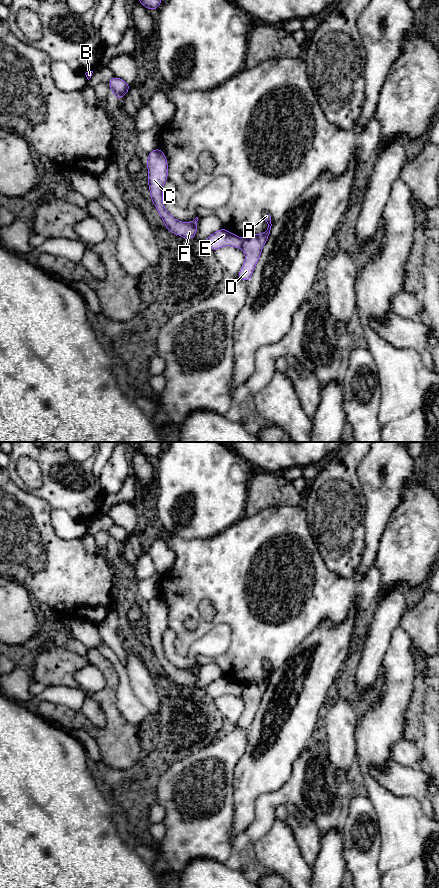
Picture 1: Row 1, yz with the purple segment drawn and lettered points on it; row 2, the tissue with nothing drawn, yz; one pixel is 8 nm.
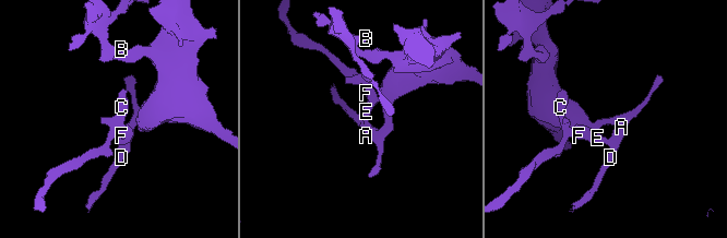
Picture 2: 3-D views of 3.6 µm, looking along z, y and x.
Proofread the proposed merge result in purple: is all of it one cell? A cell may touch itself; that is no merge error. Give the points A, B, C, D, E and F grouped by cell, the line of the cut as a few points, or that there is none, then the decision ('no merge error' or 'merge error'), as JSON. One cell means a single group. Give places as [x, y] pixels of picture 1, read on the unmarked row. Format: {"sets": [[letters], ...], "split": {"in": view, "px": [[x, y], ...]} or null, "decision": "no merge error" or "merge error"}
{"sets": [["A", "B", "D"], ["C", "E", "F"]], "split": {"in": "yz", "px": [[242, 687], [240, 695]]}, "decision": "merge error"}

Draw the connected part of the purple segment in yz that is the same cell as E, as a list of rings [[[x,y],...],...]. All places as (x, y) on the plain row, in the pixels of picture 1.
[[[222,676],[208,684],[205,687],[205,690],[215,699],[225,694],[241,696],[242,686]]]

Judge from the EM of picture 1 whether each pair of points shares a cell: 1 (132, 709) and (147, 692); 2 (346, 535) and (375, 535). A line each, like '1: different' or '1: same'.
1: different
2: different

